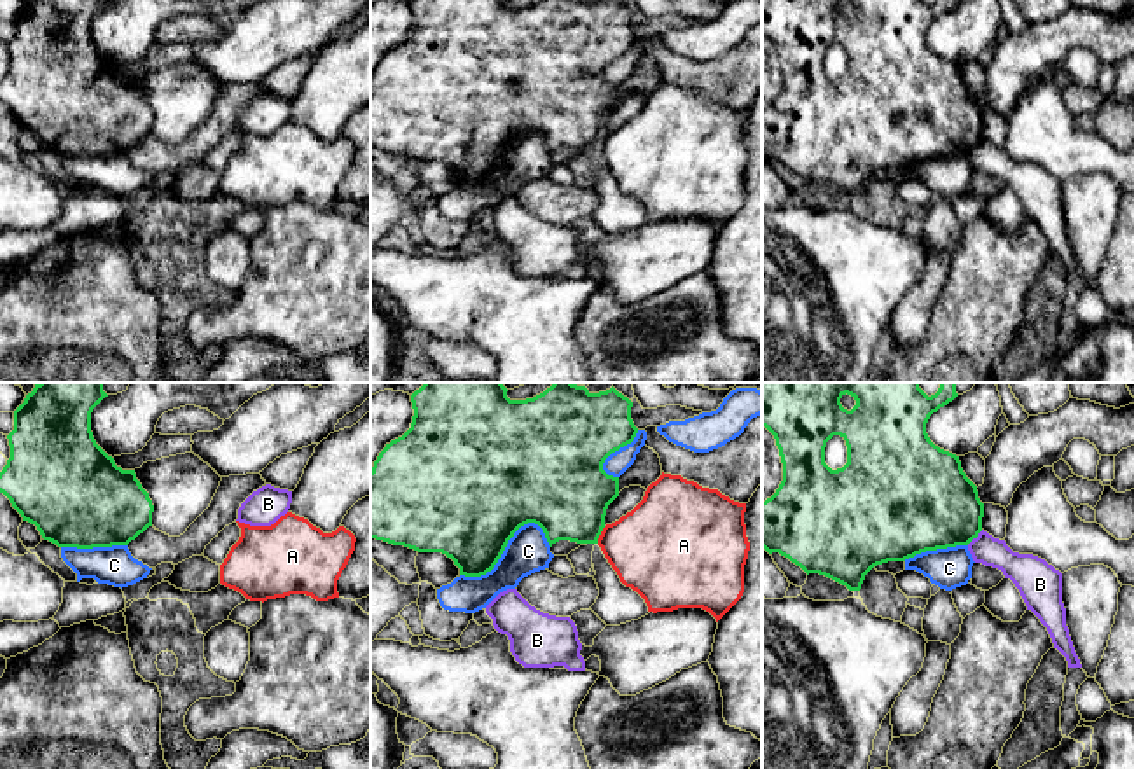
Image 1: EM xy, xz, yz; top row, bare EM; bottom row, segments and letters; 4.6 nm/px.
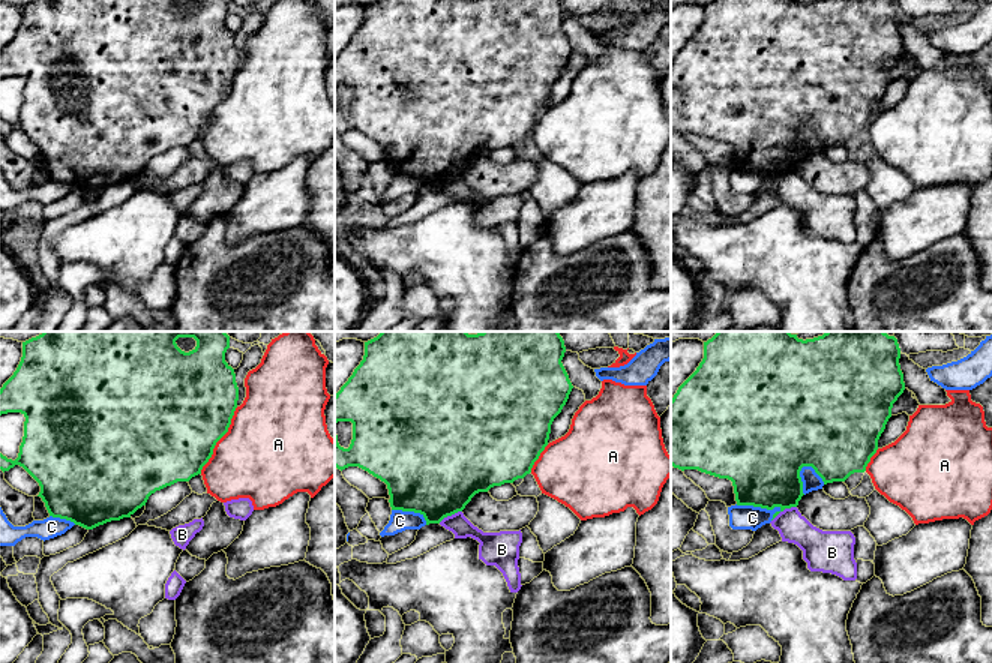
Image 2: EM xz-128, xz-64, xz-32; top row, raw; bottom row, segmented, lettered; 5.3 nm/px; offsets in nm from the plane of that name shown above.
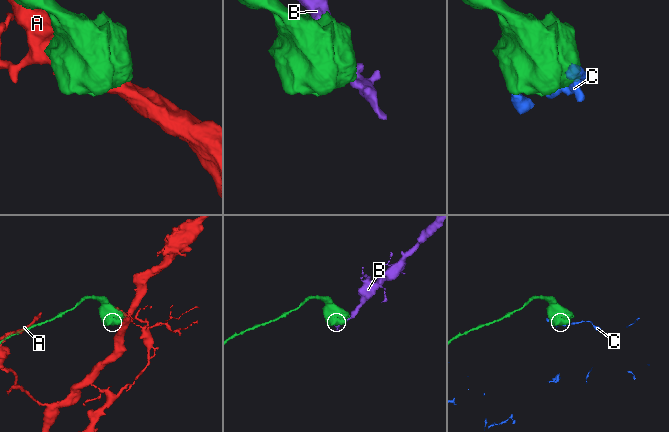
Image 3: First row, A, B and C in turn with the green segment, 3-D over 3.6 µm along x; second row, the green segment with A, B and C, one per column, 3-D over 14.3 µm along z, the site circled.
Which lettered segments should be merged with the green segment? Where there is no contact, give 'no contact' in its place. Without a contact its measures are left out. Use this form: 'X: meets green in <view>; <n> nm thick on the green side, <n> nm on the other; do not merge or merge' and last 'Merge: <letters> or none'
A: meets green in xz; 400 nm thick on the green side, 400 nm on the other; do not merge
B: meets green in yz; 400 nm thick on the green side, 140 nm on the other; do not merge
C: meets green in xz; 480 nm thick on the green side, 200 nm on the other; do not merge
Merge: none

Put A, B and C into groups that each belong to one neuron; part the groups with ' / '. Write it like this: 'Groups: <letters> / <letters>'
Groups: A / B / C

